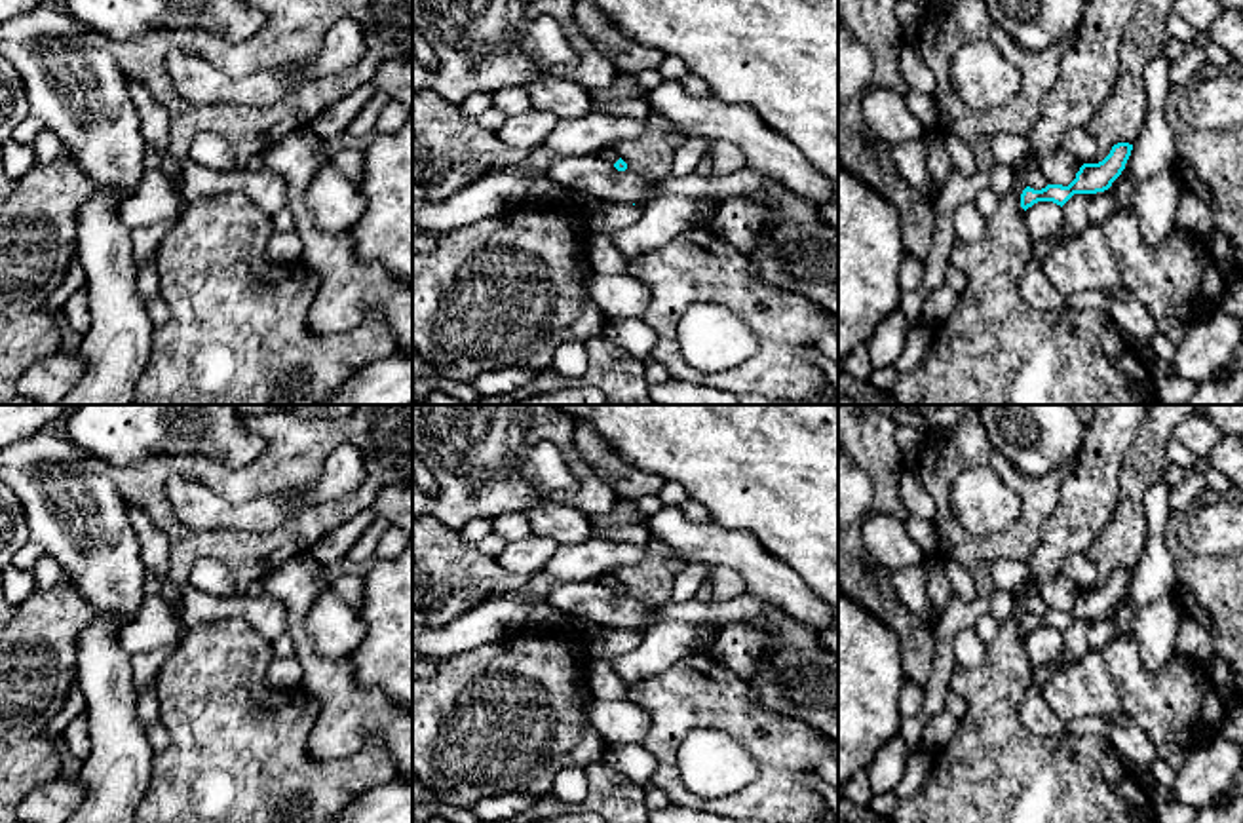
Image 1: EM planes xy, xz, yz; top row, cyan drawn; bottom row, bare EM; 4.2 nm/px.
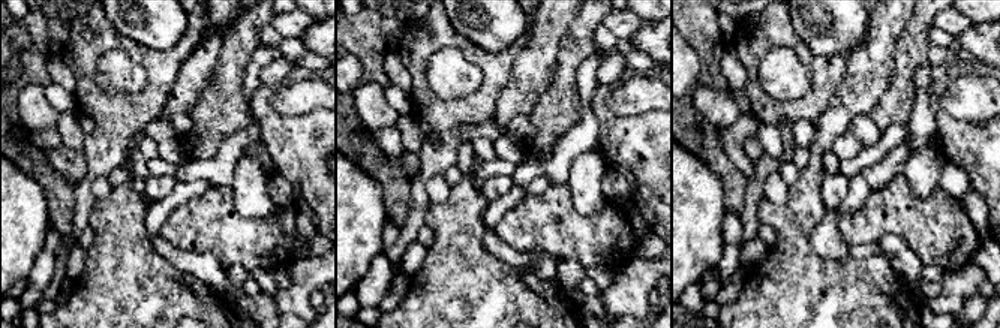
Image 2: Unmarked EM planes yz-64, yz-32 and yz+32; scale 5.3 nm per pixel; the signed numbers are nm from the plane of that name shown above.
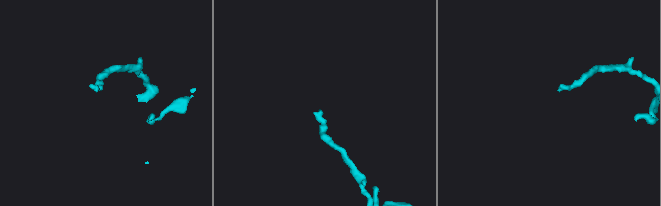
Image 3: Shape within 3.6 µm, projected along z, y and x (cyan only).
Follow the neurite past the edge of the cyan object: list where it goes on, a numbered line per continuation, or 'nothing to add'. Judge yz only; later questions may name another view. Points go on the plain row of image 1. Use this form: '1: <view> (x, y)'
nothing to add

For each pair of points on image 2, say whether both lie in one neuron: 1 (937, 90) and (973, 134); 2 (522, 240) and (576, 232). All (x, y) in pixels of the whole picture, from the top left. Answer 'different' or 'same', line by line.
1: same
2: same

